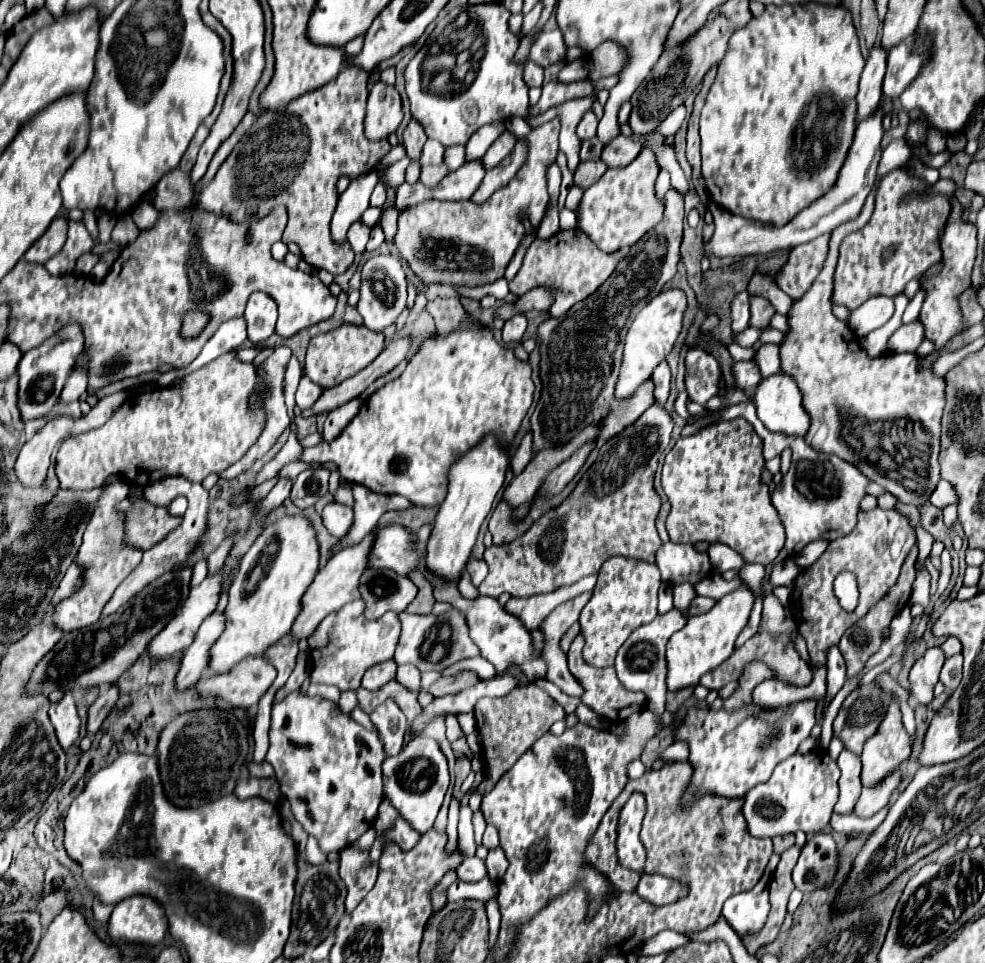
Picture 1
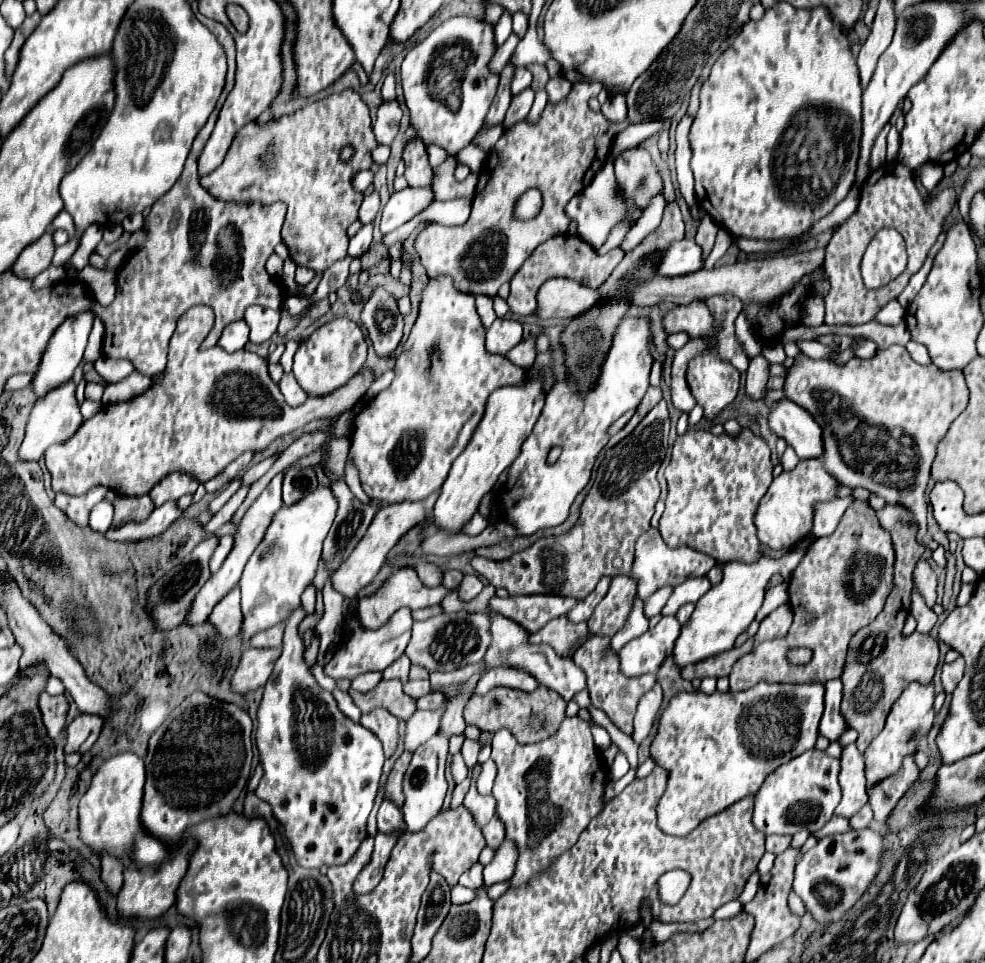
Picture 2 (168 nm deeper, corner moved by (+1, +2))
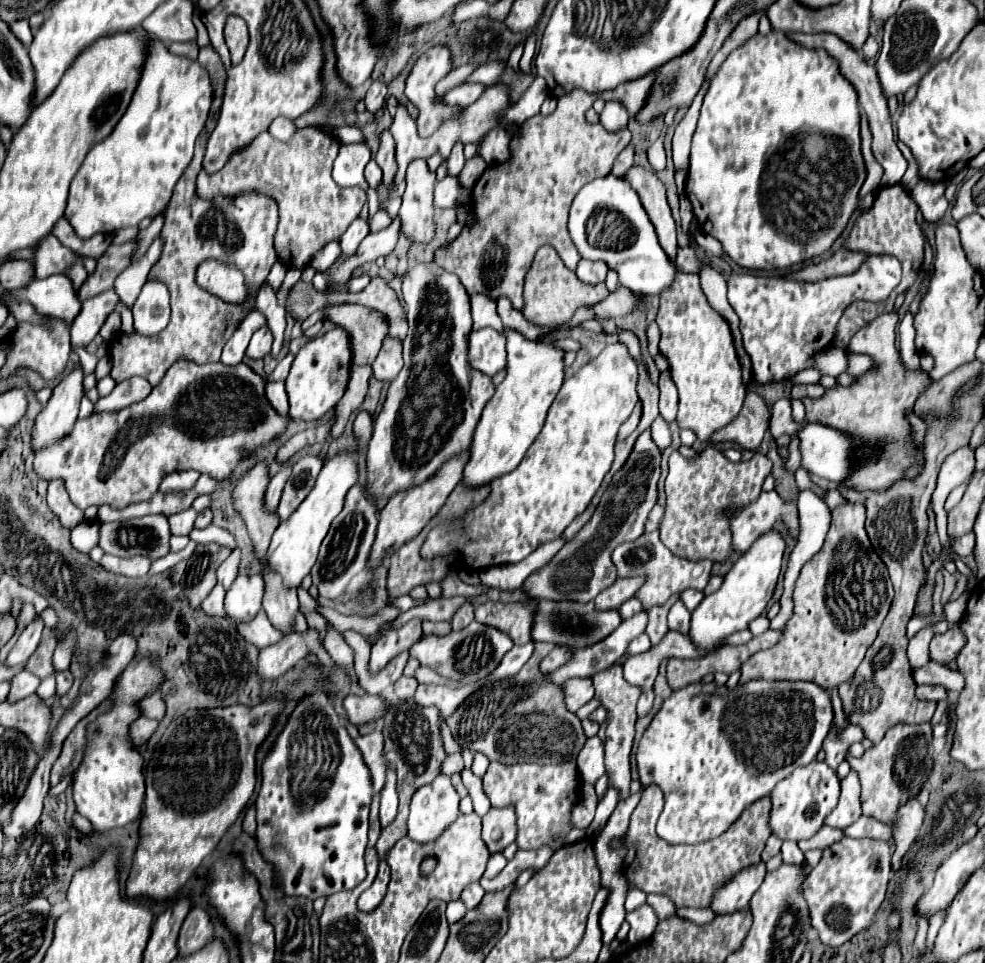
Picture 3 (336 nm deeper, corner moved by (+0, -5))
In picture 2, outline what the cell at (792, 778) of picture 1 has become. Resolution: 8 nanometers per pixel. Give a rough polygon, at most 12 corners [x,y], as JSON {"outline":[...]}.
{"outline":[[808,750],[766,776],[752,824],[820,830],[840,802],[838,760]]}

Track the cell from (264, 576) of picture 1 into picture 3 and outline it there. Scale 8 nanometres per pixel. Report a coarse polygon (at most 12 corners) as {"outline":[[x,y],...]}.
{"outline":[[357,455],[325,459],[315,487],[273,533],[267,559],[287,587],[317,561],[359,479]]}

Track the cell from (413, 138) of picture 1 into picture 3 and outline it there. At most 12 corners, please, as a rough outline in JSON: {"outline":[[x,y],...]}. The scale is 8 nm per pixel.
{"outline":[[425,159],[407,167],[397,213],[409,243],[435,237],[435,173]]}

